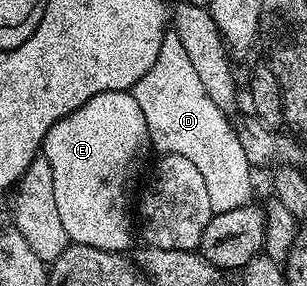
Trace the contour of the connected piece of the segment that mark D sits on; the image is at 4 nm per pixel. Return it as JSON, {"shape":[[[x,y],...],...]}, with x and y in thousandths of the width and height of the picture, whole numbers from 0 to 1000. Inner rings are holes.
{"shape":[[[544,105],[528,133],[521,185],[508,185],[508,213],[498,217],[495,241],[482,241],[482,255],[469,255],[456,283],[443,283],[430,329],[443,339],[443,367],[456,367],[456,381],[469,392],[492,517],[528,542],[612,549],[612,563],[625,563],[625,577],[651,591],[651,608],[664,615],[664,647],[678,647],[678,689],[691,703],[691,731],[700,745],[782,731],[801,710],[818,706],[814,678],[827,668],[824,647],[814,643],[821,587],[795,535],[795,507],[782,507],[782,479],[765,441],[736,420],[746,416],[739,392],[713,381],[704,353],[678,339],[678,311],[664,311],[664,294],[651,287],[638,238],[612,199],[612,182],[603,178],[599,157],[586,157],[577,108]]]}

